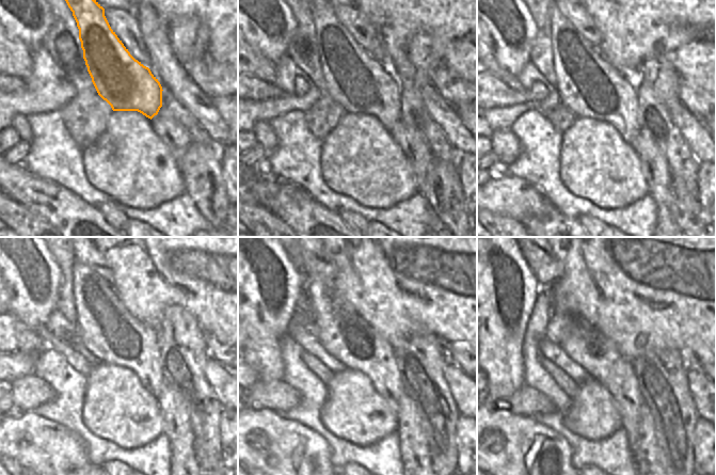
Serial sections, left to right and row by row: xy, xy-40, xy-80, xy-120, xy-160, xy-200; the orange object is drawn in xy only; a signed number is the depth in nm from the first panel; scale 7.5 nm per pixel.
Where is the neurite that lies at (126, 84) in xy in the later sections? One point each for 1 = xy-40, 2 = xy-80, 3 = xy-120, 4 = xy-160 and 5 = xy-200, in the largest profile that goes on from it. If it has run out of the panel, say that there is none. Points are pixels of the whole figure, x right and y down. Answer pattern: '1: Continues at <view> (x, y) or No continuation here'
1: Continues at xy-40 (358, 82)
2: Continues at xy-80 (588, 84)
3: Continues at xy-120 (108, 331)
4: Continues at xy-160 (344, 333)
5: Continues at xy-200 (584, 344)

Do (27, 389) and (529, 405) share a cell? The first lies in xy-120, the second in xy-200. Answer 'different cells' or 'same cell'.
same cell

